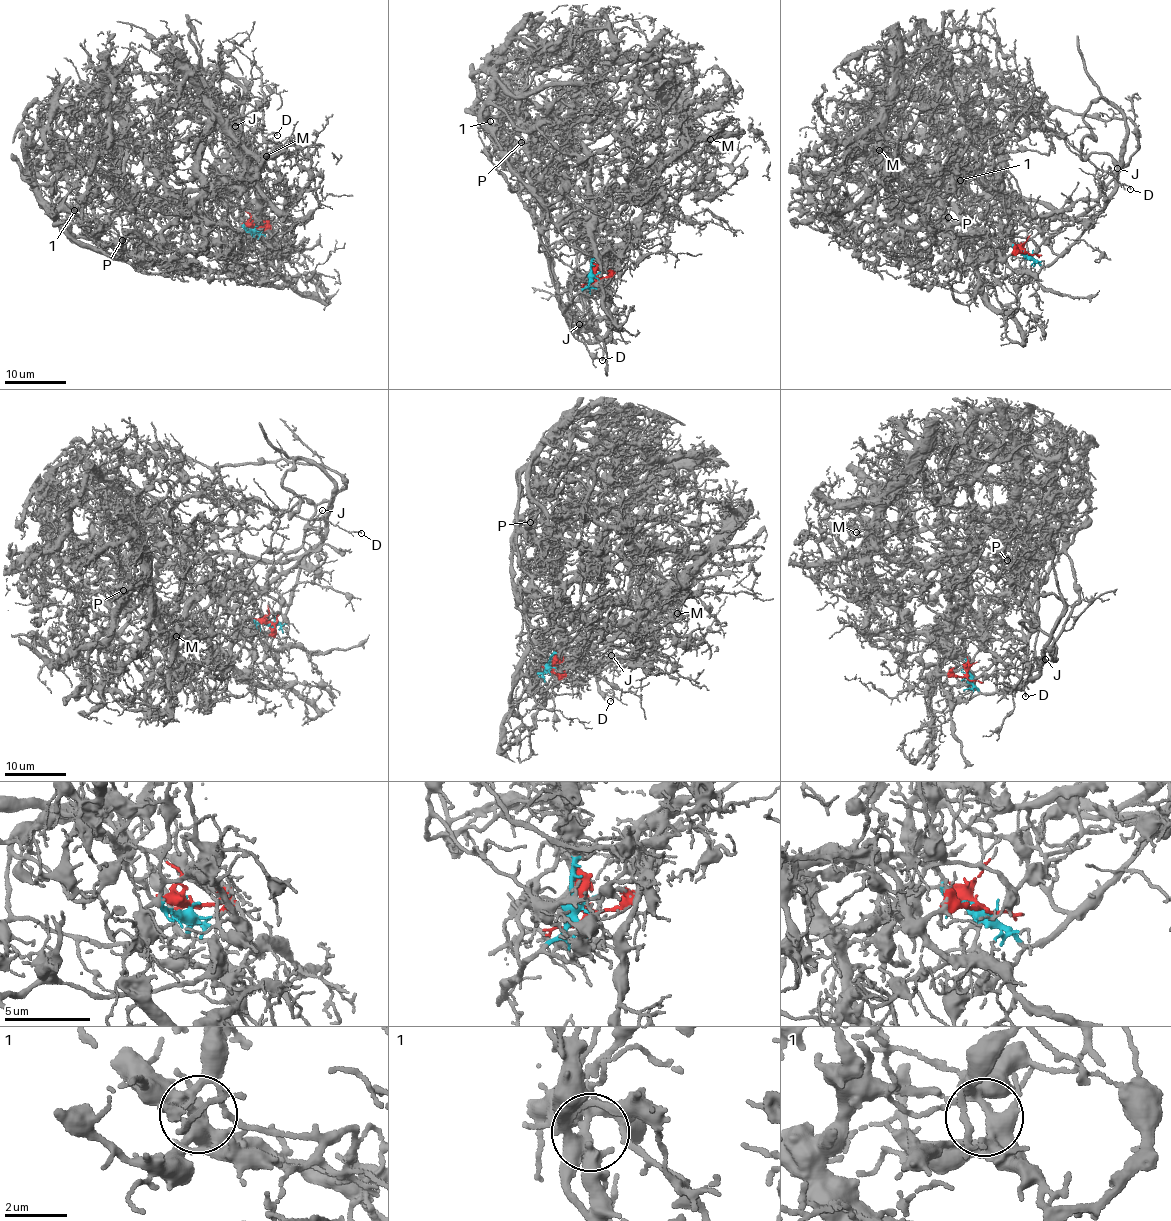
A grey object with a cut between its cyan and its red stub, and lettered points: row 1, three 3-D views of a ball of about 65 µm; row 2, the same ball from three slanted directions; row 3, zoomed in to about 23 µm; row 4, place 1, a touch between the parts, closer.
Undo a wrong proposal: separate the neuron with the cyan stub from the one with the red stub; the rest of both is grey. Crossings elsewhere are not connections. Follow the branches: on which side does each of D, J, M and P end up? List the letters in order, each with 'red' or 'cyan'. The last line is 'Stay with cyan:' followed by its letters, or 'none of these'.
D: cyan
J: cyan
M: red
P: red
Stay with cyan: D, J

